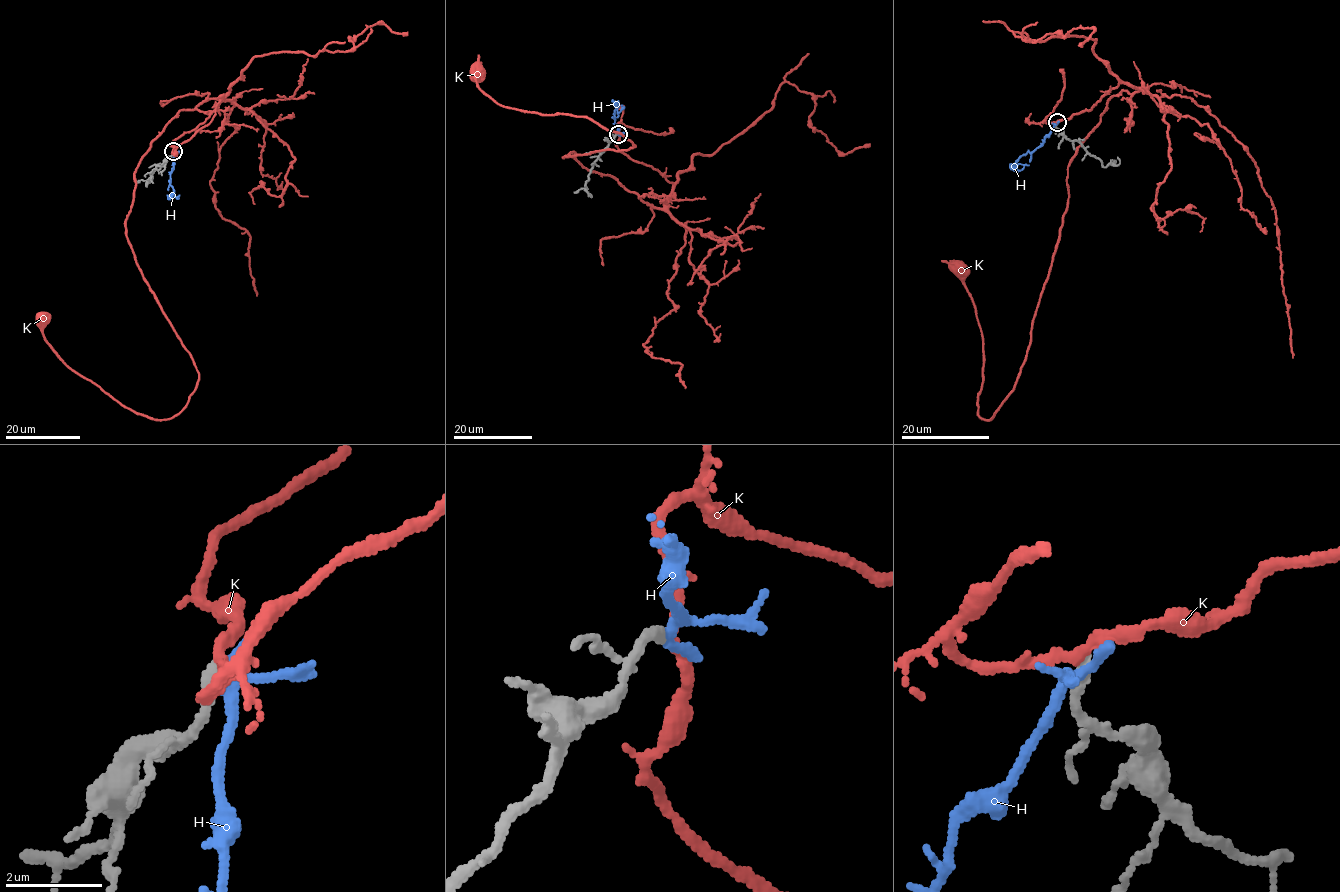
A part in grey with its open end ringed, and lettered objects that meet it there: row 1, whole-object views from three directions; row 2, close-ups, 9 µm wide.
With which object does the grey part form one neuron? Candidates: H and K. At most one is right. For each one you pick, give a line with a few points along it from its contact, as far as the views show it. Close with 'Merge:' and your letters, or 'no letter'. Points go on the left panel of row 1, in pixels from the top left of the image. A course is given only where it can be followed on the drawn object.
Merge: no letter

